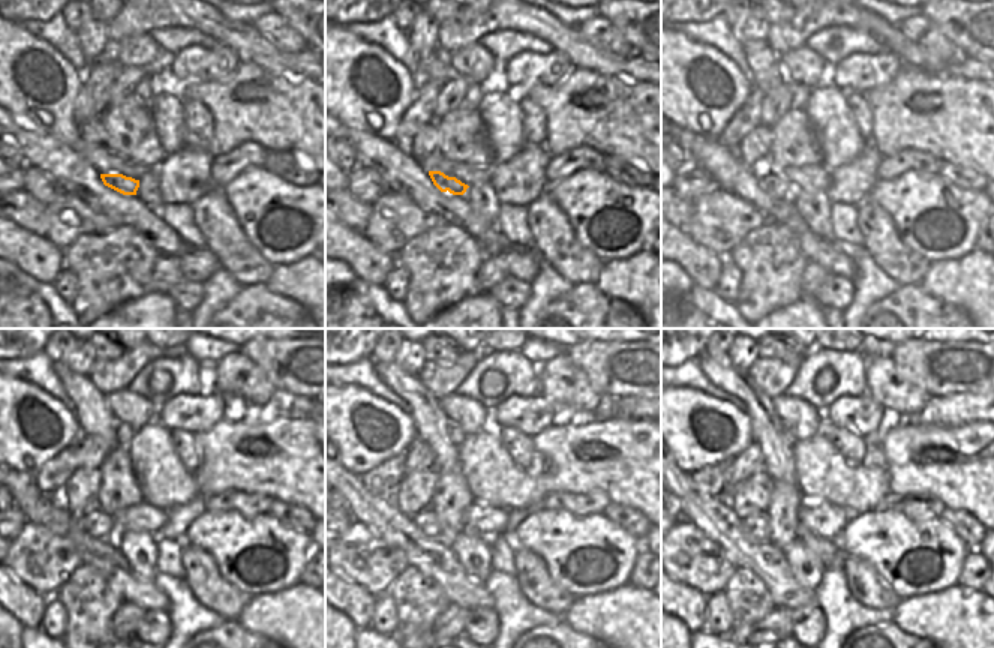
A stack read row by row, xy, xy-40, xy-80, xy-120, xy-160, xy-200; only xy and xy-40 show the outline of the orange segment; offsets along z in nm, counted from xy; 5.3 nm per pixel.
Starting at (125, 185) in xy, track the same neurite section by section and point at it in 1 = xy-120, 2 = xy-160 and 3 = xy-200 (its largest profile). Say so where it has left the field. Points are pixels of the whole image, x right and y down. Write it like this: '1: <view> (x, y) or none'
1: xy-120 (95, 522)
2: xy-160 (426, 522)
3: xy-200 (757, 527)

